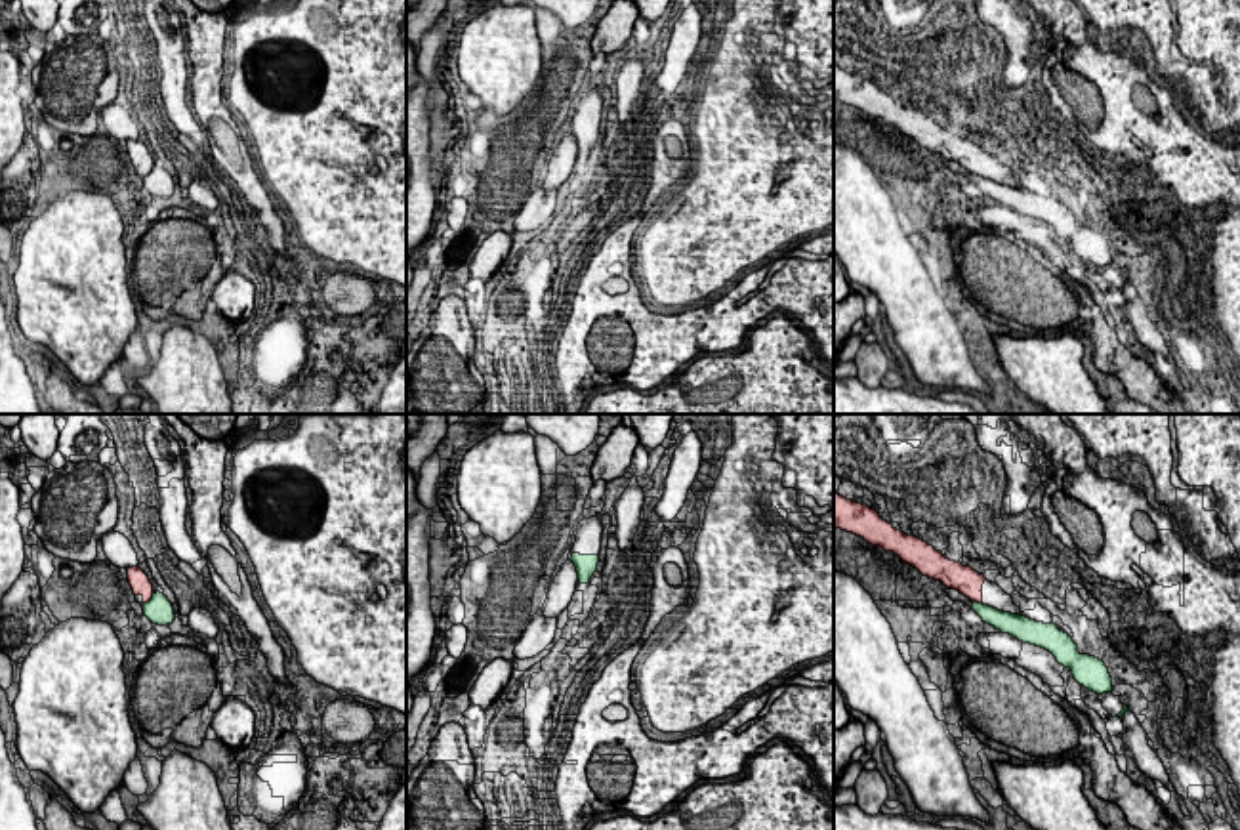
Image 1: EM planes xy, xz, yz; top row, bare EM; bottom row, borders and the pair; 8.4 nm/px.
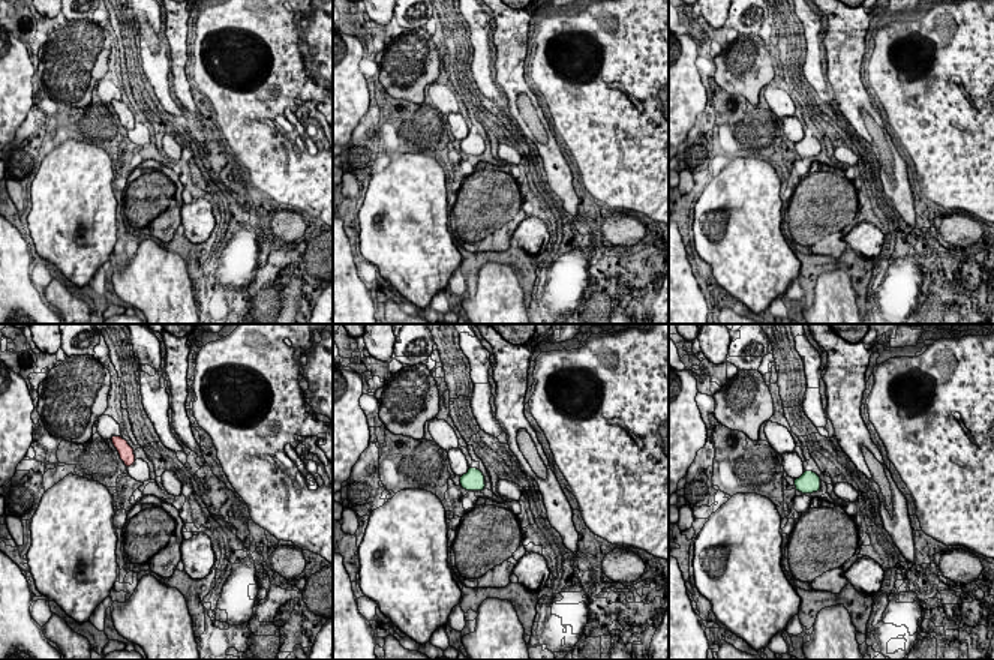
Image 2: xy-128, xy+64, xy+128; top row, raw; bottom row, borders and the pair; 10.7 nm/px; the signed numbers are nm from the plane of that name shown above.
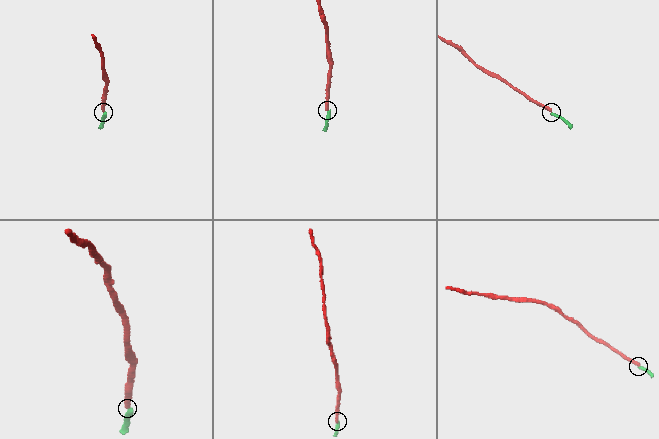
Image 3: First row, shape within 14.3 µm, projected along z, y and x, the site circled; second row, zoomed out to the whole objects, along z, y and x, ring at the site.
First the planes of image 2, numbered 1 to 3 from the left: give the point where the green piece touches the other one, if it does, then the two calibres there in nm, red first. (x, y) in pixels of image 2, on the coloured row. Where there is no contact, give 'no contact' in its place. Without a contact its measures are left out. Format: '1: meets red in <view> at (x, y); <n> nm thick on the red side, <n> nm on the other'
1: no contact
2: no contact
3: no contact

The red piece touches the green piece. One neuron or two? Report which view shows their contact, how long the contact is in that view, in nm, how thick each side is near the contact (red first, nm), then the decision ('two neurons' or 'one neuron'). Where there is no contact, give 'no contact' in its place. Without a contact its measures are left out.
xy | 130 nm | 170/220 nm | two neurons

